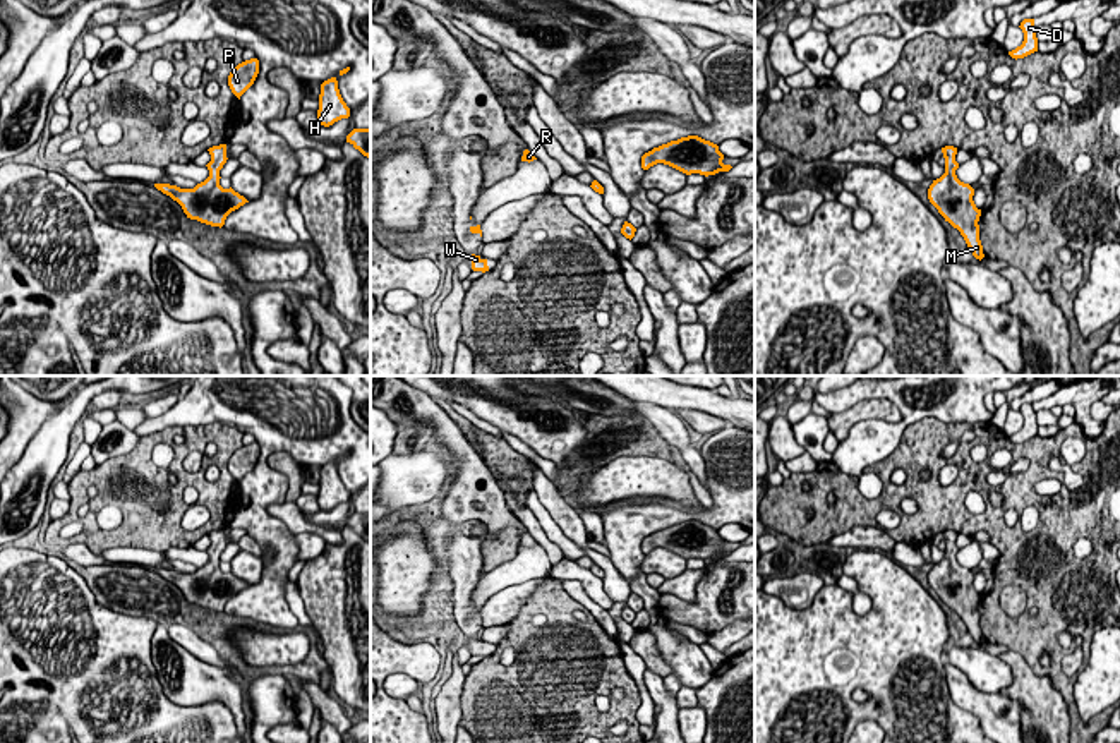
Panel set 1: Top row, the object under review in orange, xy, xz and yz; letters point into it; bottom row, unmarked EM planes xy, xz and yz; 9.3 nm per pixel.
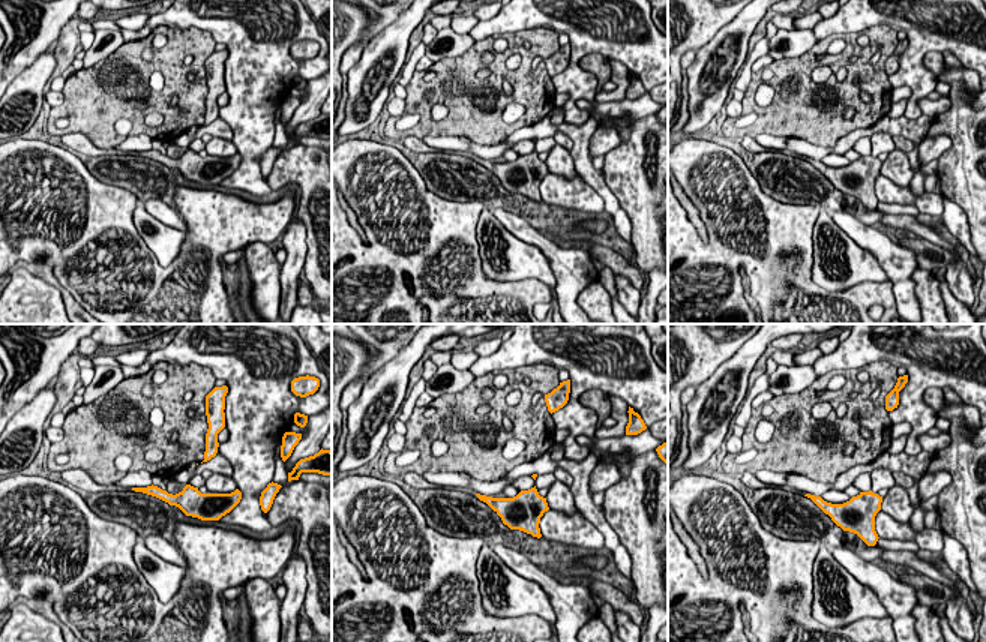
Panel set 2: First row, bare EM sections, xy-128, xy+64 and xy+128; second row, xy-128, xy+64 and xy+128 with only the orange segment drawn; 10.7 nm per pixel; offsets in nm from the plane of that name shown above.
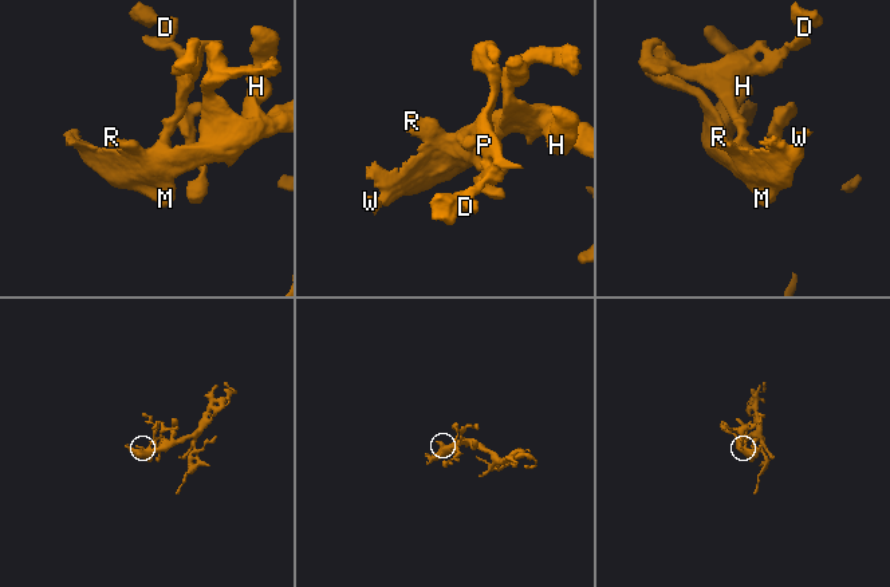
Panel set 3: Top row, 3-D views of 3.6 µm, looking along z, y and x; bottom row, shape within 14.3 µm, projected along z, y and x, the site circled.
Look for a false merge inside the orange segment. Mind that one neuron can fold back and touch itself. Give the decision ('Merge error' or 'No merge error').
No merge error

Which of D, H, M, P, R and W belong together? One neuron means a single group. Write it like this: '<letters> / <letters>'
D H M P R W

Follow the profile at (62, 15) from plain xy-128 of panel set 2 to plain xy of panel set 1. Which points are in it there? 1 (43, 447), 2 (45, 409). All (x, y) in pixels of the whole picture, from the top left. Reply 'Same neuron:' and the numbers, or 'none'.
Same neuron: 2

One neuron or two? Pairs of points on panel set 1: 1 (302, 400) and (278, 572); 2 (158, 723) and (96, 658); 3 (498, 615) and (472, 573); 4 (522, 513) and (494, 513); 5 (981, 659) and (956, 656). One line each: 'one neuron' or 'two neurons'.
1: one neuron
2: one neuron
3: two neurons
4: two neurons
5: one neuron

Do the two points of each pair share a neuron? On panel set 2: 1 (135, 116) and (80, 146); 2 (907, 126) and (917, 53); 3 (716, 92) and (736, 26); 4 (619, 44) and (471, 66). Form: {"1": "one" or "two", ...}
{"1": "one", "2": "two", "3": "one", "4": "two"}

